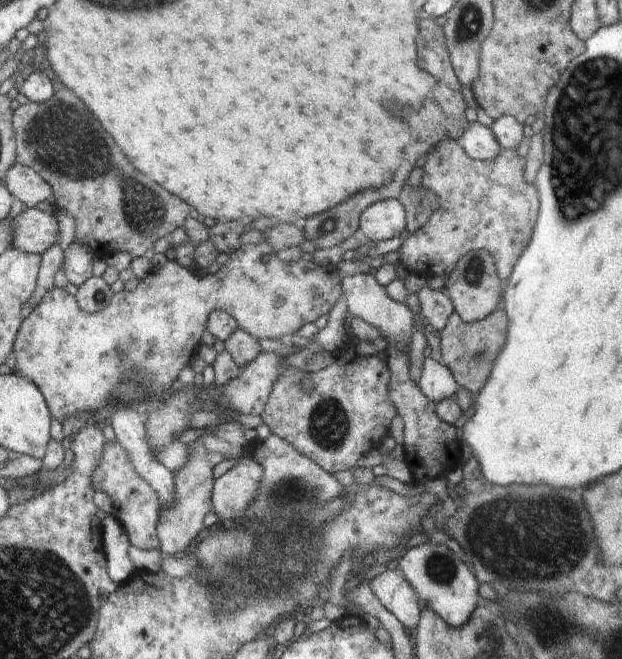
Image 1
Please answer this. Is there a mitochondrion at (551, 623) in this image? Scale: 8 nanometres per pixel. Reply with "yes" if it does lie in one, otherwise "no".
yes

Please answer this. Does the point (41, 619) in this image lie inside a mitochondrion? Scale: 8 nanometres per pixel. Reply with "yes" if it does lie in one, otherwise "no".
yes

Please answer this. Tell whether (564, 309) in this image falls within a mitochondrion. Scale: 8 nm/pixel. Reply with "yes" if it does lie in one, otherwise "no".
no

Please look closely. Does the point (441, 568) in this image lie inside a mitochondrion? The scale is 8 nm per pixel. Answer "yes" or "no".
yes

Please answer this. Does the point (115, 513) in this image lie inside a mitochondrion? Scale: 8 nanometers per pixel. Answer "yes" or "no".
no

